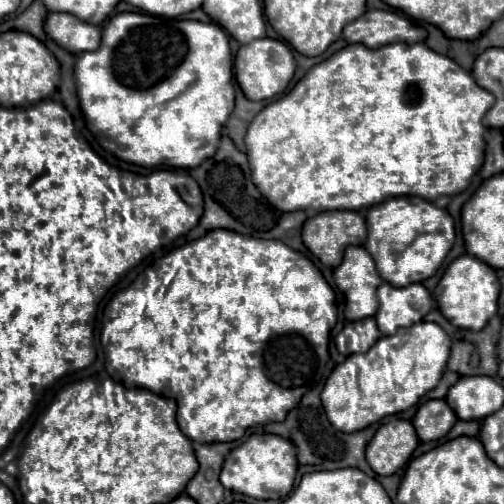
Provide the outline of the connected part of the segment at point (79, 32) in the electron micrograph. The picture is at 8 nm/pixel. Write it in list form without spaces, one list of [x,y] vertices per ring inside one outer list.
[[[49,13],[45,21],[47,35],[69,53],[95,51],[101,43],[101,27],[75,19],[69,13]]]

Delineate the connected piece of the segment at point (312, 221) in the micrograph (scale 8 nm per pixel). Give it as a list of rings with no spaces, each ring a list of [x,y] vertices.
[[[323,211],[303,223],[301,237],[325,267],[337,267],[347,245],[363,245],[367,229],[365,219],[355,211]]]

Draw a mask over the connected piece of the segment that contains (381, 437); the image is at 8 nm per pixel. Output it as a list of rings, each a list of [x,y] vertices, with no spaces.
[[[391,419],[369,441],[367,461],[377,475],[393,475],[409,461],[417,443],[417,433],[409,421]]]

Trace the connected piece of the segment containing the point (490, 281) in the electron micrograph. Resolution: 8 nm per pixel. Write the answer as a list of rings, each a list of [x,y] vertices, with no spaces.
[[[473,255],[457,257],[443,273],[435,287],[435,299],[439,311],[457,327],[479,331],[487,325],[489,317],[497,313],[497,297],[499,297],[499,279],[493,267],[475,259]]]

